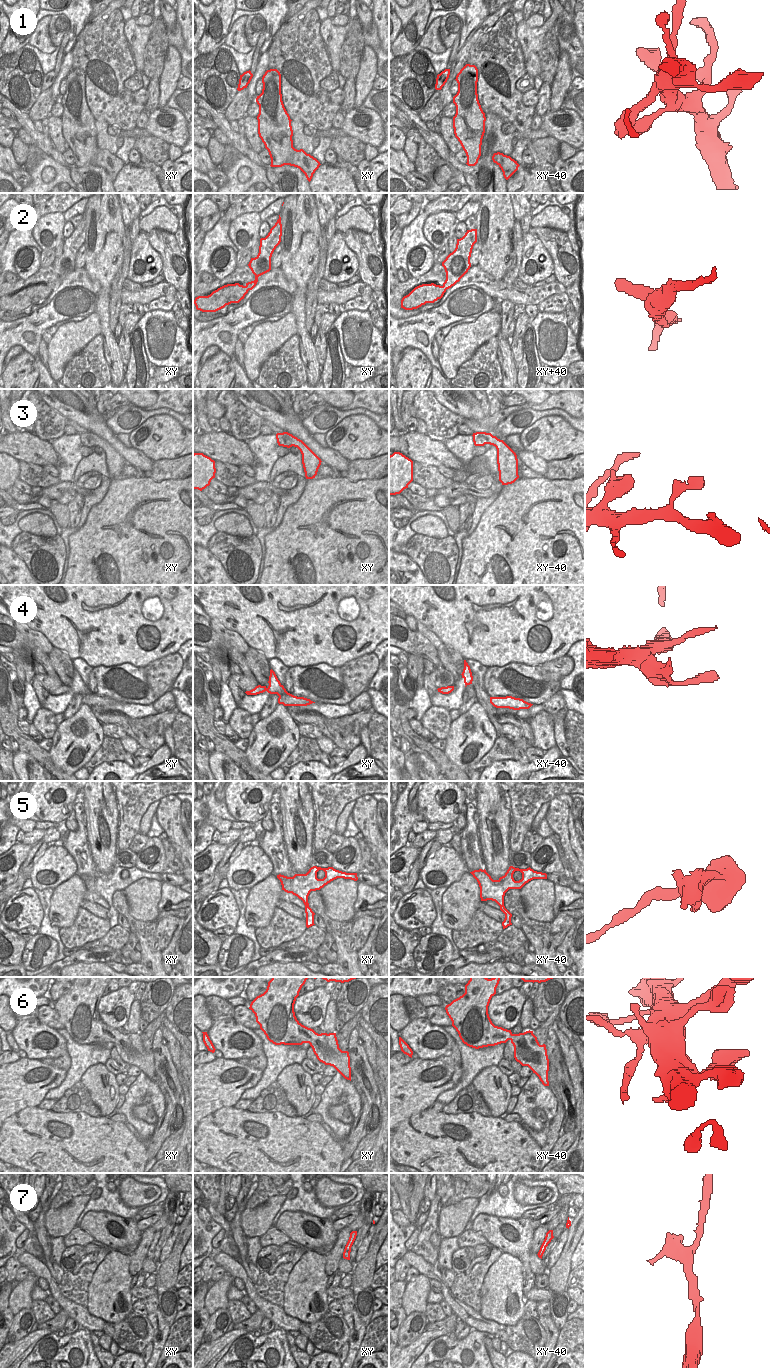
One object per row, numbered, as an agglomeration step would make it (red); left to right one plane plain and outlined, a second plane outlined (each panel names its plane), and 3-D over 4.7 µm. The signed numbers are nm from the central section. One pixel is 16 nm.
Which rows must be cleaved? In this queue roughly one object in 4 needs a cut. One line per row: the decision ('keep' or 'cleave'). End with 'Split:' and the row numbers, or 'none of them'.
1: keep
2: keep
3: keep
4: keep
5: keep
6: keep
7: keep
Split: none of them

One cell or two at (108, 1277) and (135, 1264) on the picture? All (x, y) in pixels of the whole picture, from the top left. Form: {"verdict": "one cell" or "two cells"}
{"verdict": "two cells"}

